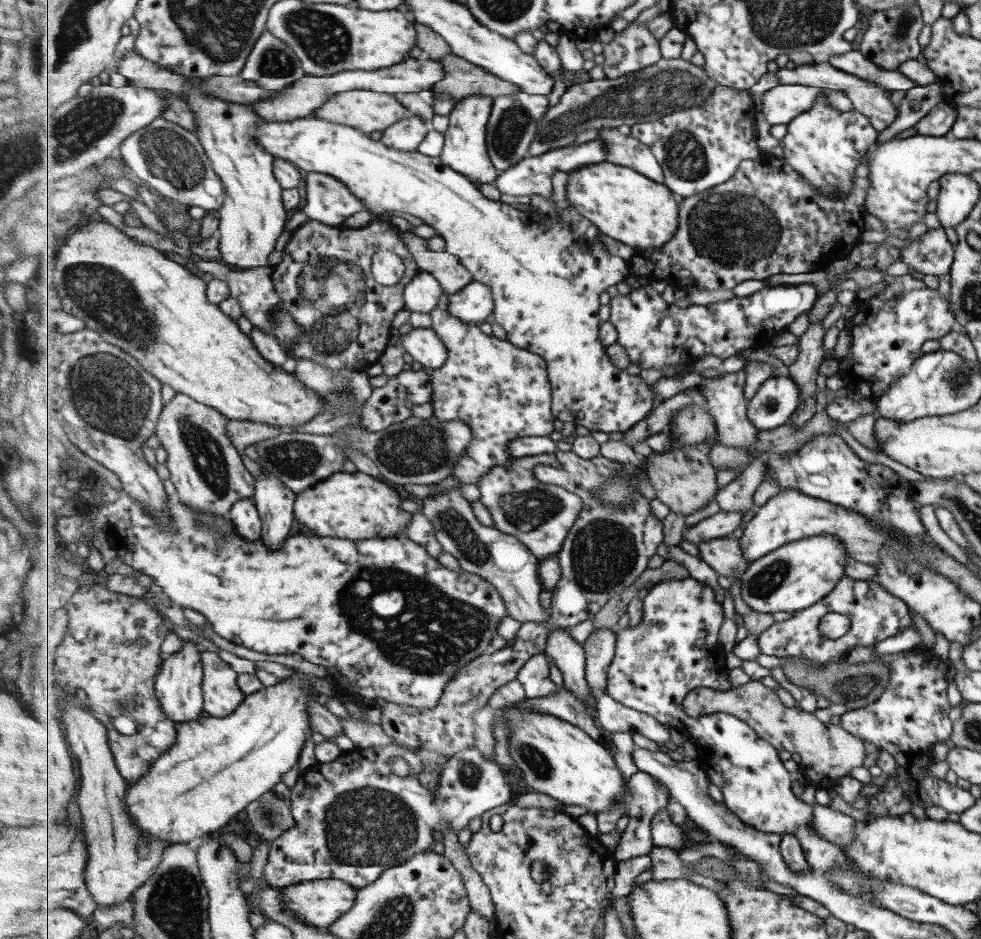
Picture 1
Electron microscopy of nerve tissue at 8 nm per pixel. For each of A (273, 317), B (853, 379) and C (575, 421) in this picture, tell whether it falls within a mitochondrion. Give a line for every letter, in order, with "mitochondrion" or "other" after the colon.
A: mitochondrion
B: other
C: other

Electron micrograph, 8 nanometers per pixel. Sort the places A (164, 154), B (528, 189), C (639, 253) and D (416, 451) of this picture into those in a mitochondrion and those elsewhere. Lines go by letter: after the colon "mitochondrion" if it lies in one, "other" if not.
A: mitochondrion
B: other
C: other
D: mitochondrion

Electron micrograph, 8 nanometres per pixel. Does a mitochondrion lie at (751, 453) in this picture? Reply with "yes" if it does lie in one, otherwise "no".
no

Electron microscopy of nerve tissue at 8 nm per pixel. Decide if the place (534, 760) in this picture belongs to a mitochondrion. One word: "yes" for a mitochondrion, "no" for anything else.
yes

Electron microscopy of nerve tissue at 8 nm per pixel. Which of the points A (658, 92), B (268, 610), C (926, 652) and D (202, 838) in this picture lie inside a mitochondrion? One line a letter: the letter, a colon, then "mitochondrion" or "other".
A: mitochondrion
B: other
C: other
D: other

